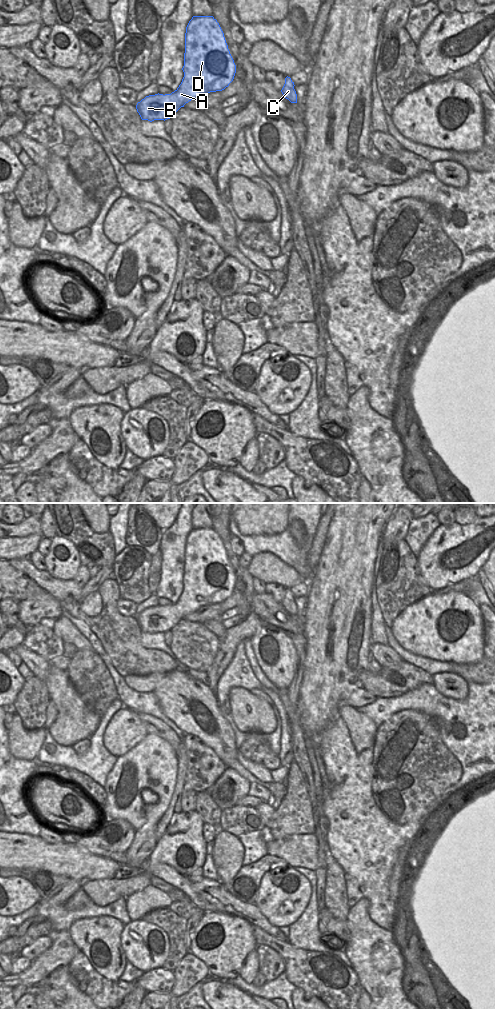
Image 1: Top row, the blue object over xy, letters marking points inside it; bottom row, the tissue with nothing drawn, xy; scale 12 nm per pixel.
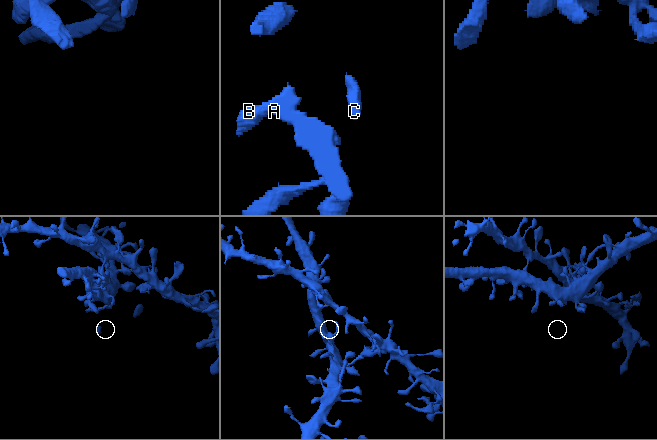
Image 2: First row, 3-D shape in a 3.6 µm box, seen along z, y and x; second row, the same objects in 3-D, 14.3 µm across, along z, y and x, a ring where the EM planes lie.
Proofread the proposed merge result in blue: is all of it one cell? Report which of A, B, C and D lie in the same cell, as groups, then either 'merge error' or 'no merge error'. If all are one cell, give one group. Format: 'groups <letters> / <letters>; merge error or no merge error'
groups A B C D; no merge error

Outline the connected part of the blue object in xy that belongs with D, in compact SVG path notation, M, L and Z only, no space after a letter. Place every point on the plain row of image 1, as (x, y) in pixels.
M193 528L186 539L184 589L179 599L171 606L146 608L137 615L136 621L142 632L170 631L181 619L200 607L222 603L233 593L236 577L228 561L224 545L213 528Z

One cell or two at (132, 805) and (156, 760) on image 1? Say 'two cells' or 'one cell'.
one cell

